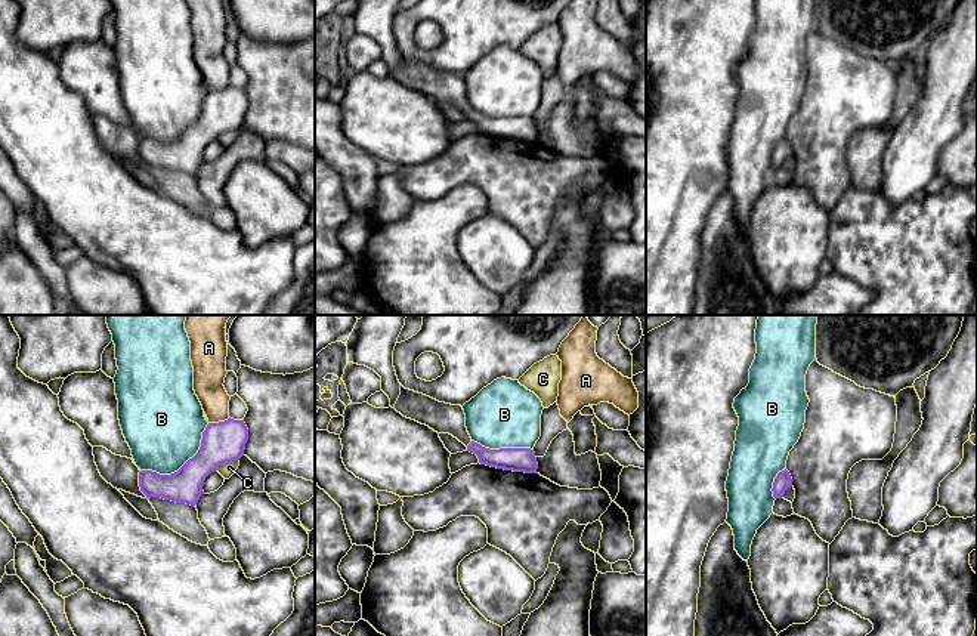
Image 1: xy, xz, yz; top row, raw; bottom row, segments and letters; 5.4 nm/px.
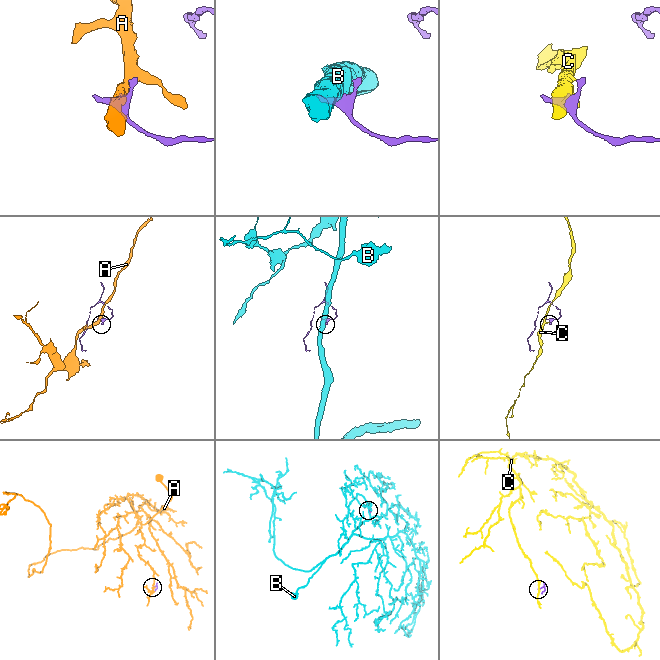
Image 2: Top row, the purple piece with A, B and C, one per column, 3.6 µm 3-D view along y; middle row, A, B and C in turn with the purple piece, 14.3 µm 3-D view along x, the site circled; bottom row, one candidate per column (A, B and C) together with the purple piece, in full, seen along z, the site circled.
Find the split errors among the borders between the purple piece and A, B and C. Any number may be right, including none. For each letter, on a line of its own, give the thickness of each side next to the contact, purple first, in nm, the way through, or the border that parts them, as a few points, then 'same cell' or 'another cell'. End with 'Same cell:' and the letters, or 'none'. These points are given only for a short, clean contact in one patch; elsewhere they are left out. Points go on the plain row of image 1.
A: 220 nm thick on the purple side, 170 nm on the other; border along xy (229, 86), (209, 92); another cell
B: 220 nm thick on the purple side, 440 nm on the other; another cell
C: 220 nm thick on the purple side, 80 nm on the other; border along xy (238, 127), (223, 130), (216, 138); another cell
Same cell: none

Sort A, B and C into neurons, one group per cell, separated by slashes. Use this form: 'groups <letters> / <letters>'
groups A / B / C

